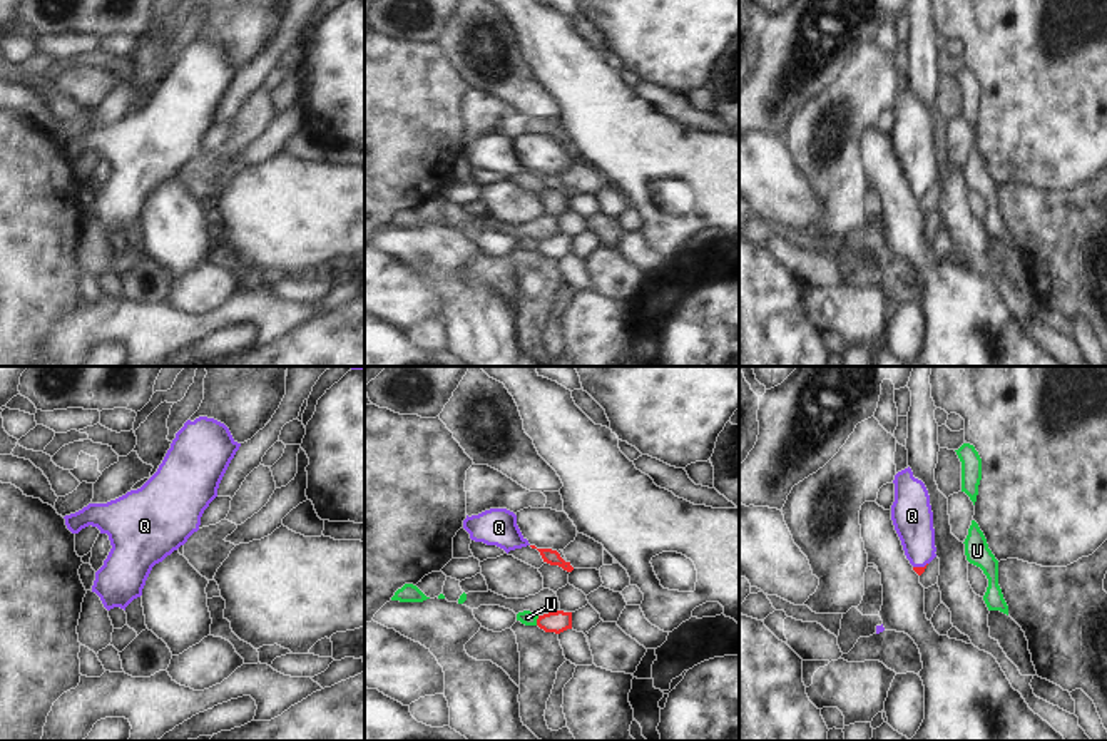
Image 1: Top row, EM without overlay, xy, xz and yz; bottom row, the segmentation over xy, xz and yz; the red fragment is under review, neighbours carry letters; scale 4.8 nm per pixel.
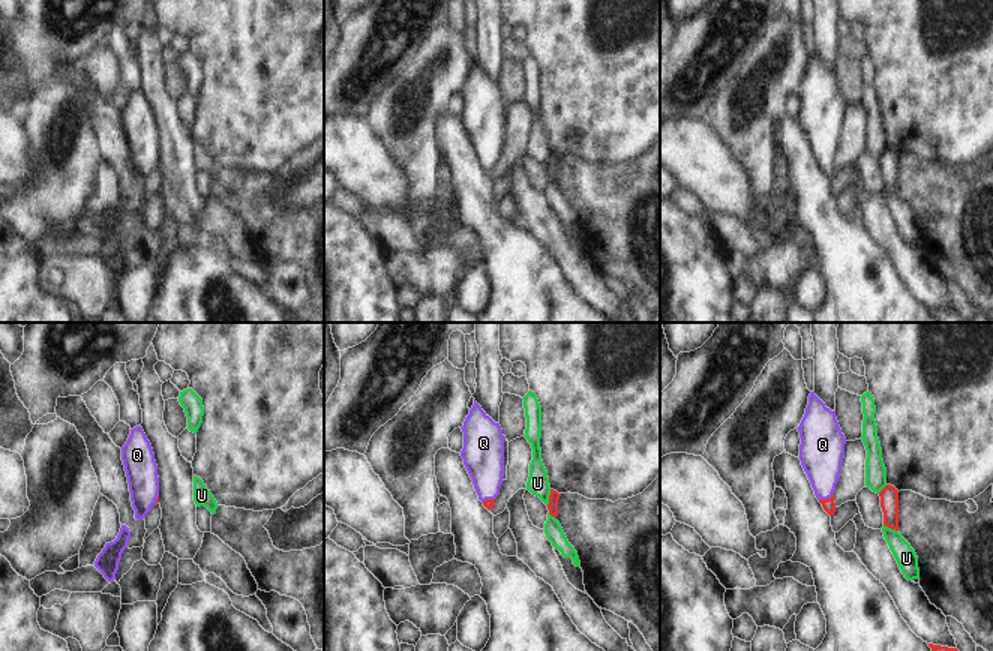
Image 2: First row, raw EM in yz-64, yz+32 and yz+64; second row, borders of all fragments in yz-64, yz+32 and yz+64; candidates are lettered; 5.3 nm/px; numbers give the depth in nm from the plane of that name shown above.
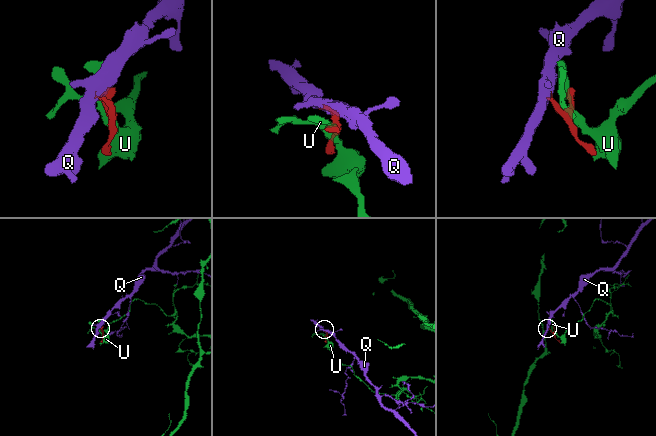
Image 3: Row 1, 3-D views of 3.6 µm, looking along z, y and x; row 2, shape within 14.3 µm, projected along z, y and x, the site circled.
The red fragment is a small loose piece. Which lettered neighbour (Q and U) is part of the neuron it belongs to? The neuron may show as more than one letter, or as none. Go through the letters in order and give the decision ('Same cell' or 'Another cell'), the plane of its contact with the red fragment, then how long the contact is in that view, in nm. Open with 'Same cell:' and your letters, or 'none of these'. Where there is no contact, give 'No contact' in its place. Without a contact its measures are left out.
Same cell: Q
Q: Same cell. Touches red in yz. Shared border 80 nm
U: Another cell. Touches red in xz. Shared border 50 nm.

